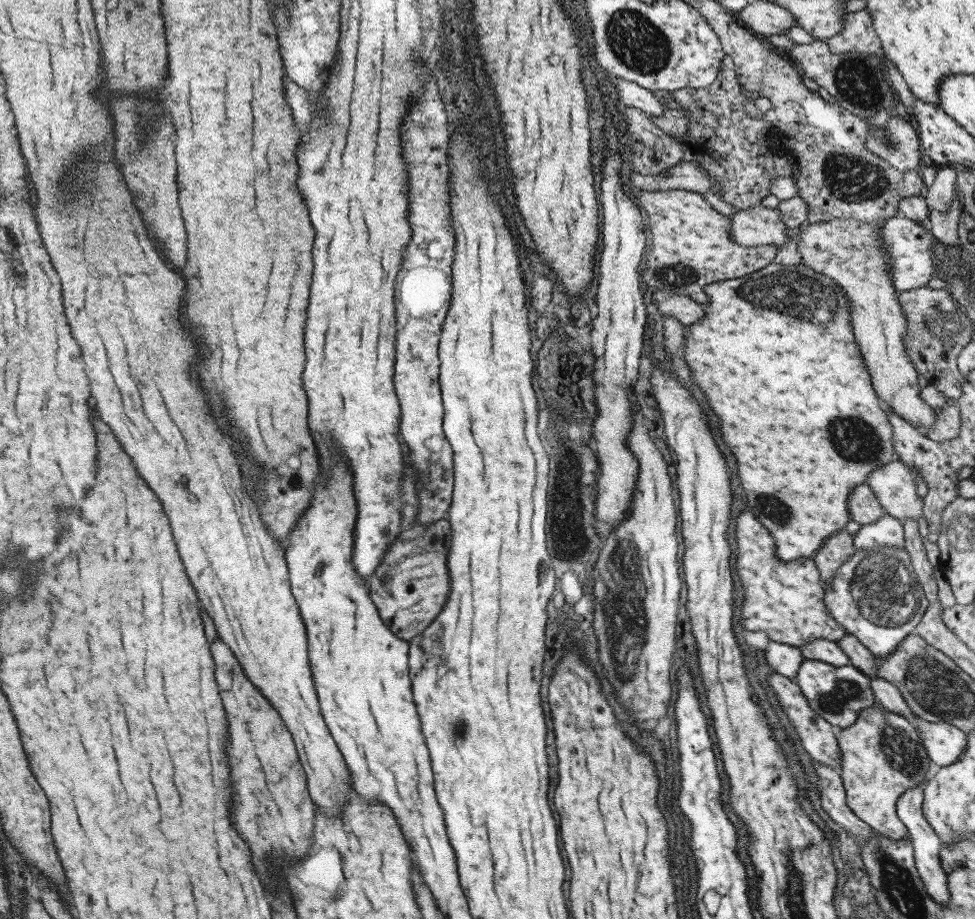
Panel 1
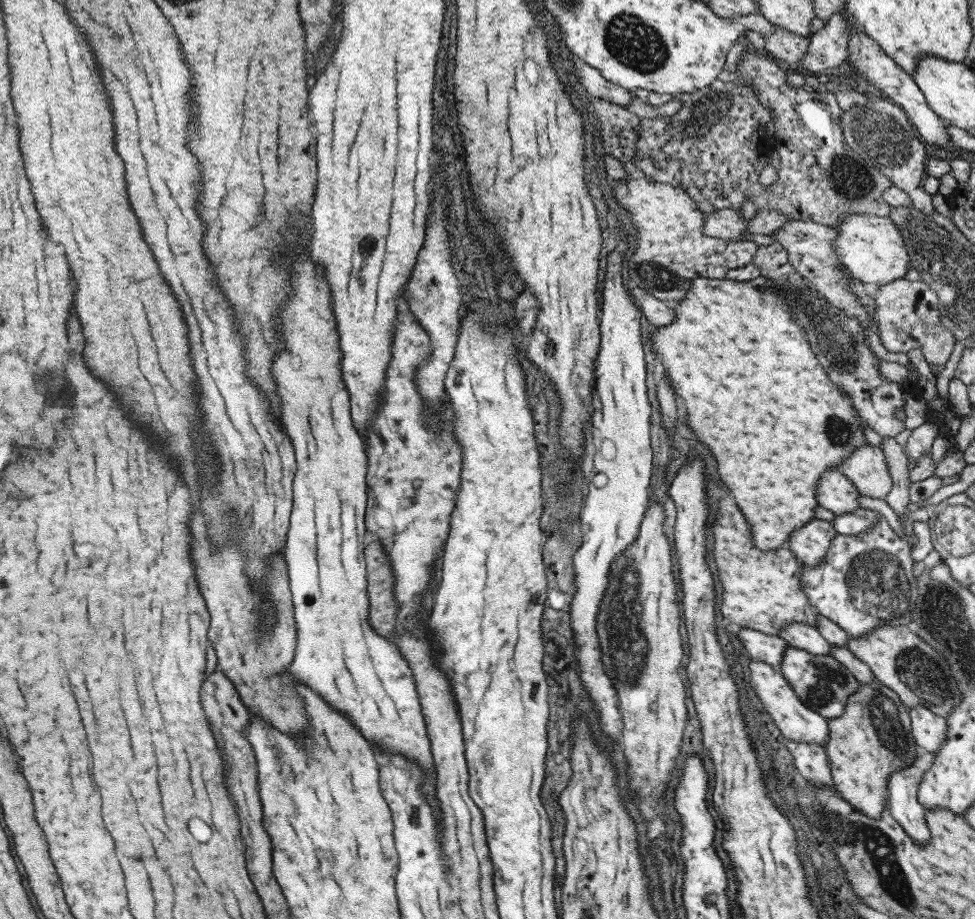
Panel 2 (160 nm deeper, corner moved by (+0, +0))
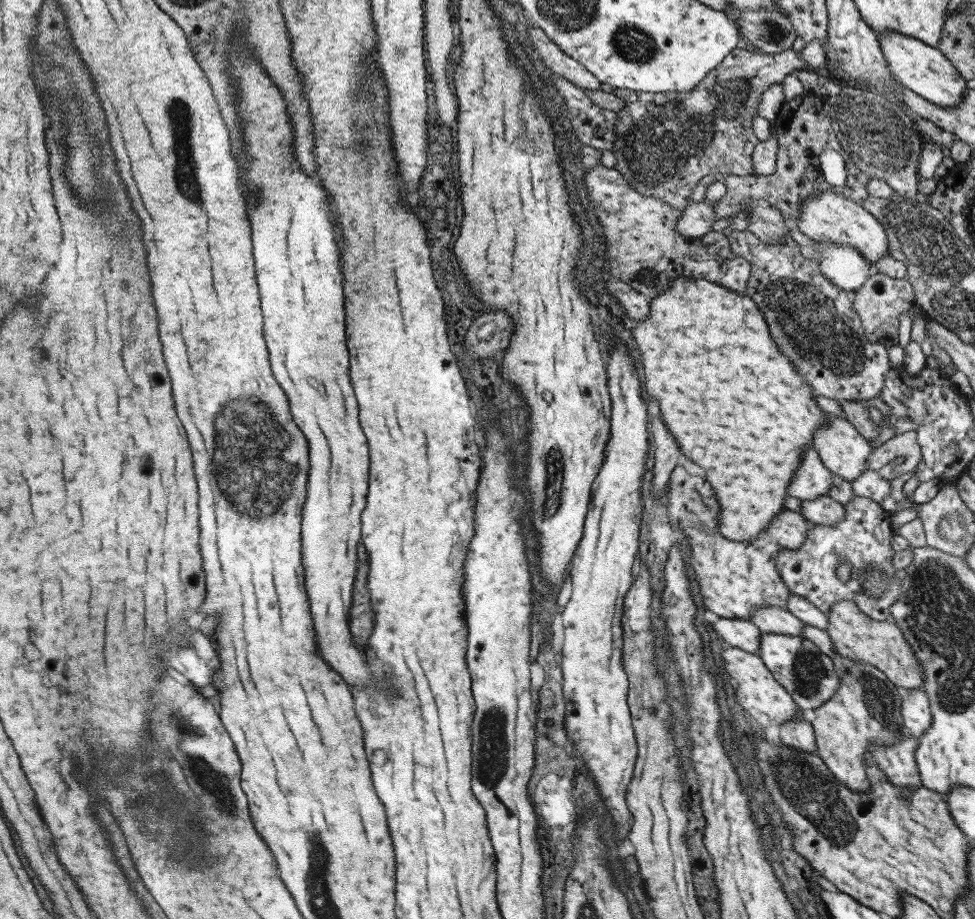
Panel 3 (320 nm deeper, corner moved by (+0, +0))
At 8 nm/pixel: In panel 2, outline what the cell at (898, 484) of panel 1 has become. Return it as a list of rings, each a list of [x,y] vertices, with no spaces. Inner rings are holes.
[[[865,443],[860,447],[858,446],[854,451],[851,451],[851,454],[840,462],[838,471],[849,478],[854,484],[856,491],[863,496],[884,500],[887,491],[892,485],[892,480],[888,473],[882,450],[869,443]]]

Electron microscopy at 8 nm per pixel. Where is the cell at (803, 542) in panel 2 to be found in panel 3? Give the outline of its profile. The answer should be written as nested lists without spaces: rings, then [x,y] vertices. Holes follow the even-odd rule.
[[[781,509],[771,522],[764,528],[763,537],[770,541],[773,547],[796,549],[802,545],[808,529],[813,526],[805,521],[798,512]]]

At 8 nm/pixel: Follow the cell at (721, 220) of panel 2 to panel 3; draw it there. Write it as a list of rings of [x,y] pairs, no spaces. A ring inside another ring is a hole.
[[[689,201],[681,210],[680,217],[677,217],[674,229],[689,238],[703,236],[709,231],[714,218],[713,204],[707,205],[702,202]]]

